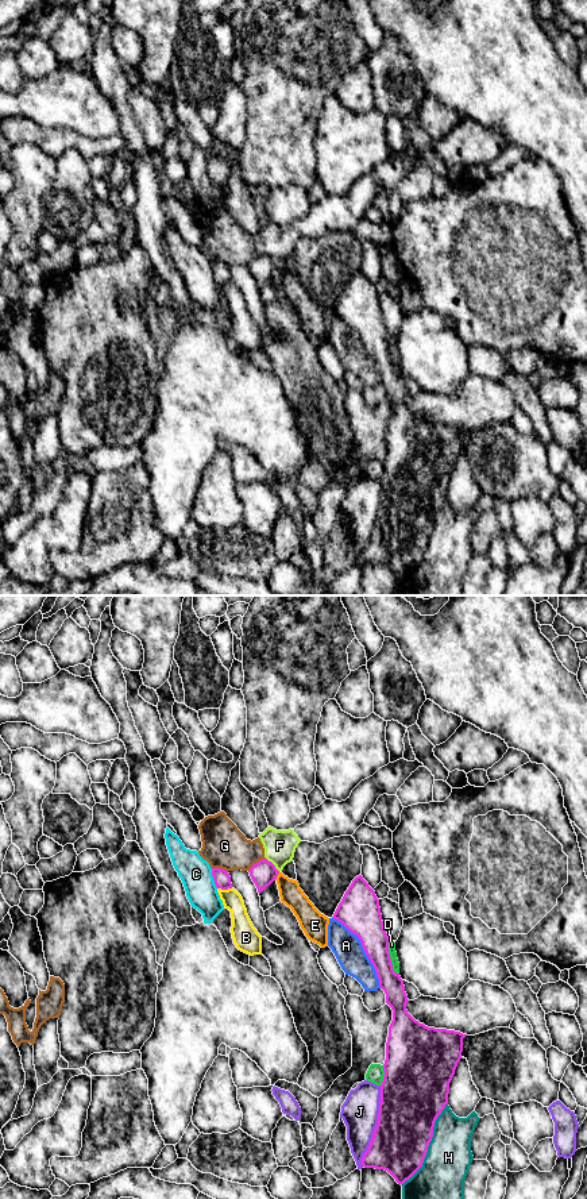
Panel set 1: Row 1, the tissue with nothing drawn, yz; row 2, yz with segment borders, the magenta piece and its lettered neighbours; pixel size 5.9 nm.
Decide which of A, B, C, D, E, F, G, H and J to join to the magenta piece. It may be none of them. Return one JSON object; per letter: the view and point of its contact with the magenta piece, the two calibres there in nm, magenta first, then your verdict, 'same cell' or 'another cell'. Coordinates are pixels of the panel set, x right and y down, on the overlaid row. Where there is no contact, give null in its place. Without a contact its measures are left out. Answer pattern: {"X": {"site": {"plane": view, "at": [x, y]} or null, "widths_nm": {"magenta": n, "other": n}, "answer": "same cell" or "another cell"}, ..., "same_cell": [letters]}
{"A": {"site": {"plane": "yz", "at": [363, 948]}, "widths_nm": {"magenta": 240, "other": 170}, "answer": "another cell"}, "B": {"site": {"plane": "yz", "at": [224, 889]}, "widths_nm": {"magenta": 100, "other": 130}, "answer": "another cell"}, "C": {"site": {"plane": "yz", "at": [213, 878]}, "widths_nm": {"magenta": 100, "other": 190}, "answer": "another cell"}, "D": {"site": {"plane": "yz", "at": [390, 959]}, "widths_nm": {"magenta": 180, "other": 50}, "answer": "another cell"}, "E": {"site": {"plane": "yz", "at": [277, 875]}, "widths_nm": {"magenta": 150, "other": 140}, "answer": "another cell"}, "F": {"site": {"plane": "yz", "at": [273, 864]}, "widths_nm": {"magenta": 150, "other": 190}, "answer": "another cell"}, "G": {"site": {"plane": "yz", "at": [257, 863]}, "widths_nm": {"magenta": 150, "other": 260}, "answer": "another cell"}, "H": {"site": {"plane": "yz", "at": [428, 1145]}, "widths_nm": {"magenta": 360, "other": 280}, "answer": "another cell"}, "J": {"site": {"plane": "yz", "at": [377, 1126]}, "widths_nm": {"magenta": 360, "other": 220}, "answer": "another cell"}, "same_cell": []}

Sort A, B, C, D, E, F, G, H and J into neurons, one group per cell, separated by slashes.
A / B / C / D / E / F G / H / J

